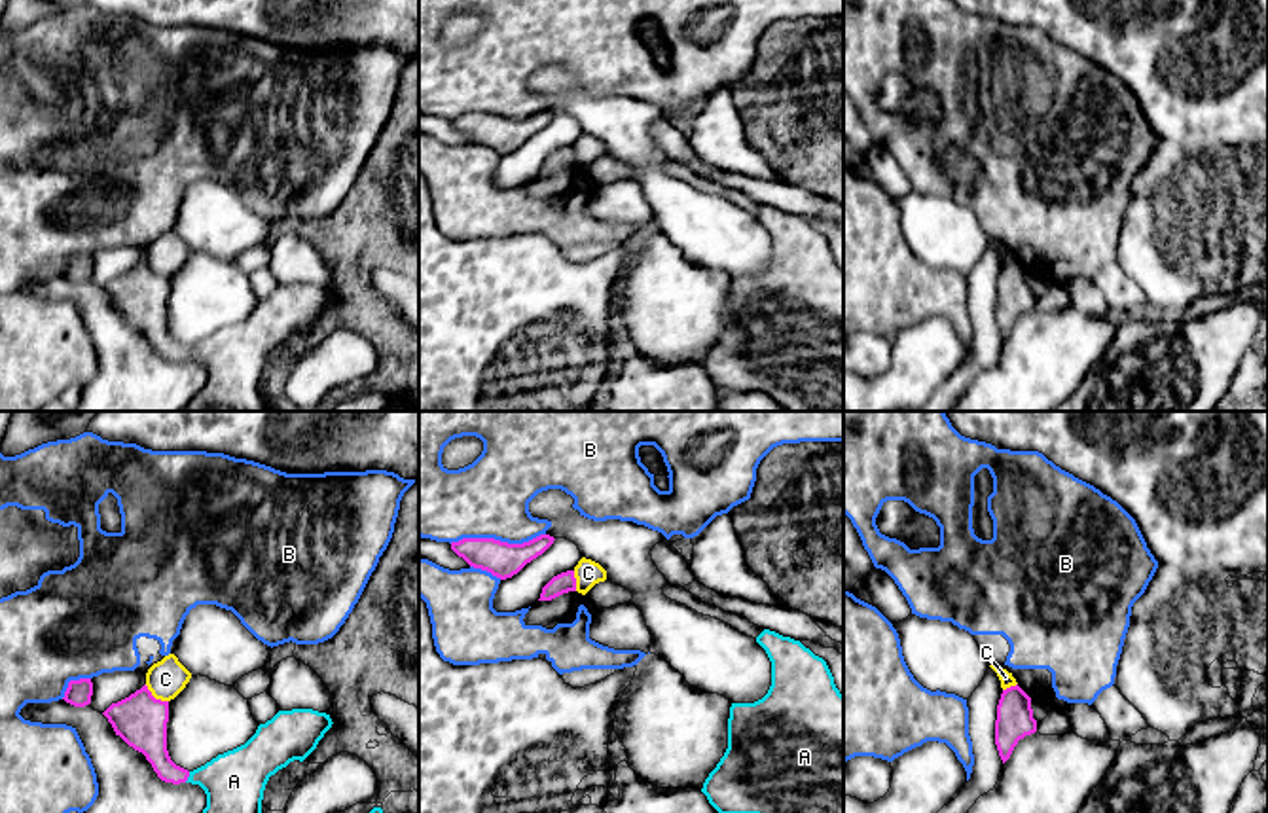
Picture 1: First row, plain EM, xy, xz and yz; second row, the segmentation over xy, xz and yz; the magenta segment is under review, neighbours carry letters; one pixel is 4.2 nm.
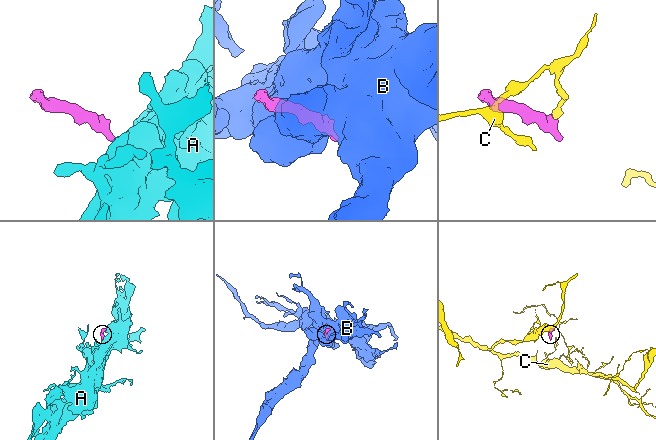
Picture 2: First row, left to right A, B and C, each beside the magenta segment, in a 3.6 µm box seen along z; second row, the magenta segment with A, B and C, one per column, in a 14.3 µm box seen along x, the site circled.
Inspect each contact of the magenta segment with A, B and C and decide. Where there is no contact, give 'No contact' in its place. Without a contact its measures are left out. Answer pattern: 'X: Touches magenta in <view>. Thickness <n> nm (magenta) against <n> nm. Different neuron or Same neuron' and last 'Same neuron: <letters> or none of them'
A: Touches magenta in xy. Thickness 160 nm (magenta) against 260 nm. Same neuron
B: Touches magenta in xz. Thickness 150 nm (magenta) against 340 nm. Different neuron
C: Touches magenta in xy. Thickness 220 nm (magenta) against 160 nm. Different neuron
Same neuron: A

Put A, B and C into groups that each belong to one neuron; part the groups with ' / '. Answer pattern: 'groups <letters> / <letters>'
groups A / B / C

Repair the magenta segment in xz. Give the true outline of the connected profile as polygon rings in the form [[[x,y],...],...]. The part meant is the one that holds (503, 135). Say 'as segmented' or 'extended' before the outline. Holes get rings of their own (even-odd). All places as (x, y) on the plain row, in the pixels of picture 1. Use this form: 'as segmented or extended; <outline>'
as segmented; [[[540,110],[523,119],[508,119],[495,114],[462,114],[459,117],[451,117],[451,125],[470,142],[506,155],[542,131],[553,116],[555,114],[550,110]]]

